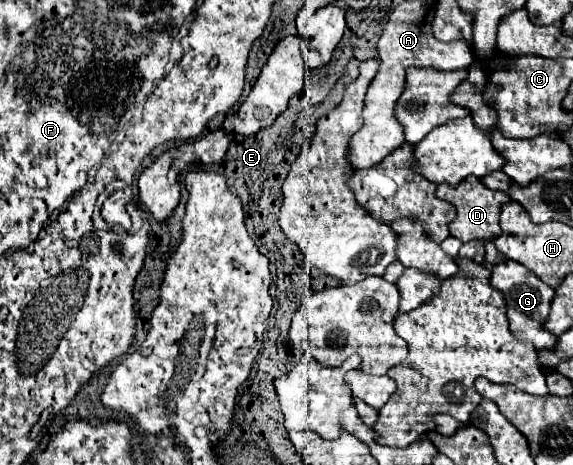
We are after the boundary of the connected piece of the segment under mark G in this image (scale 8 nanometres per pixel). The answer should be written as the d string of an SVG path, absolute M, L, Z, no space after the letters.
M513 259L501 261L493 267L491 275L491 287L501 291L507 299L507 319L509 319L509 331L519 337L519 341L531 341L537 351L553 349L557 343L557 337L551 335L545 329L545 321L551 309L551 299L555 297L555 291L545 285L535 273L531 273L521 263L515 263Z

